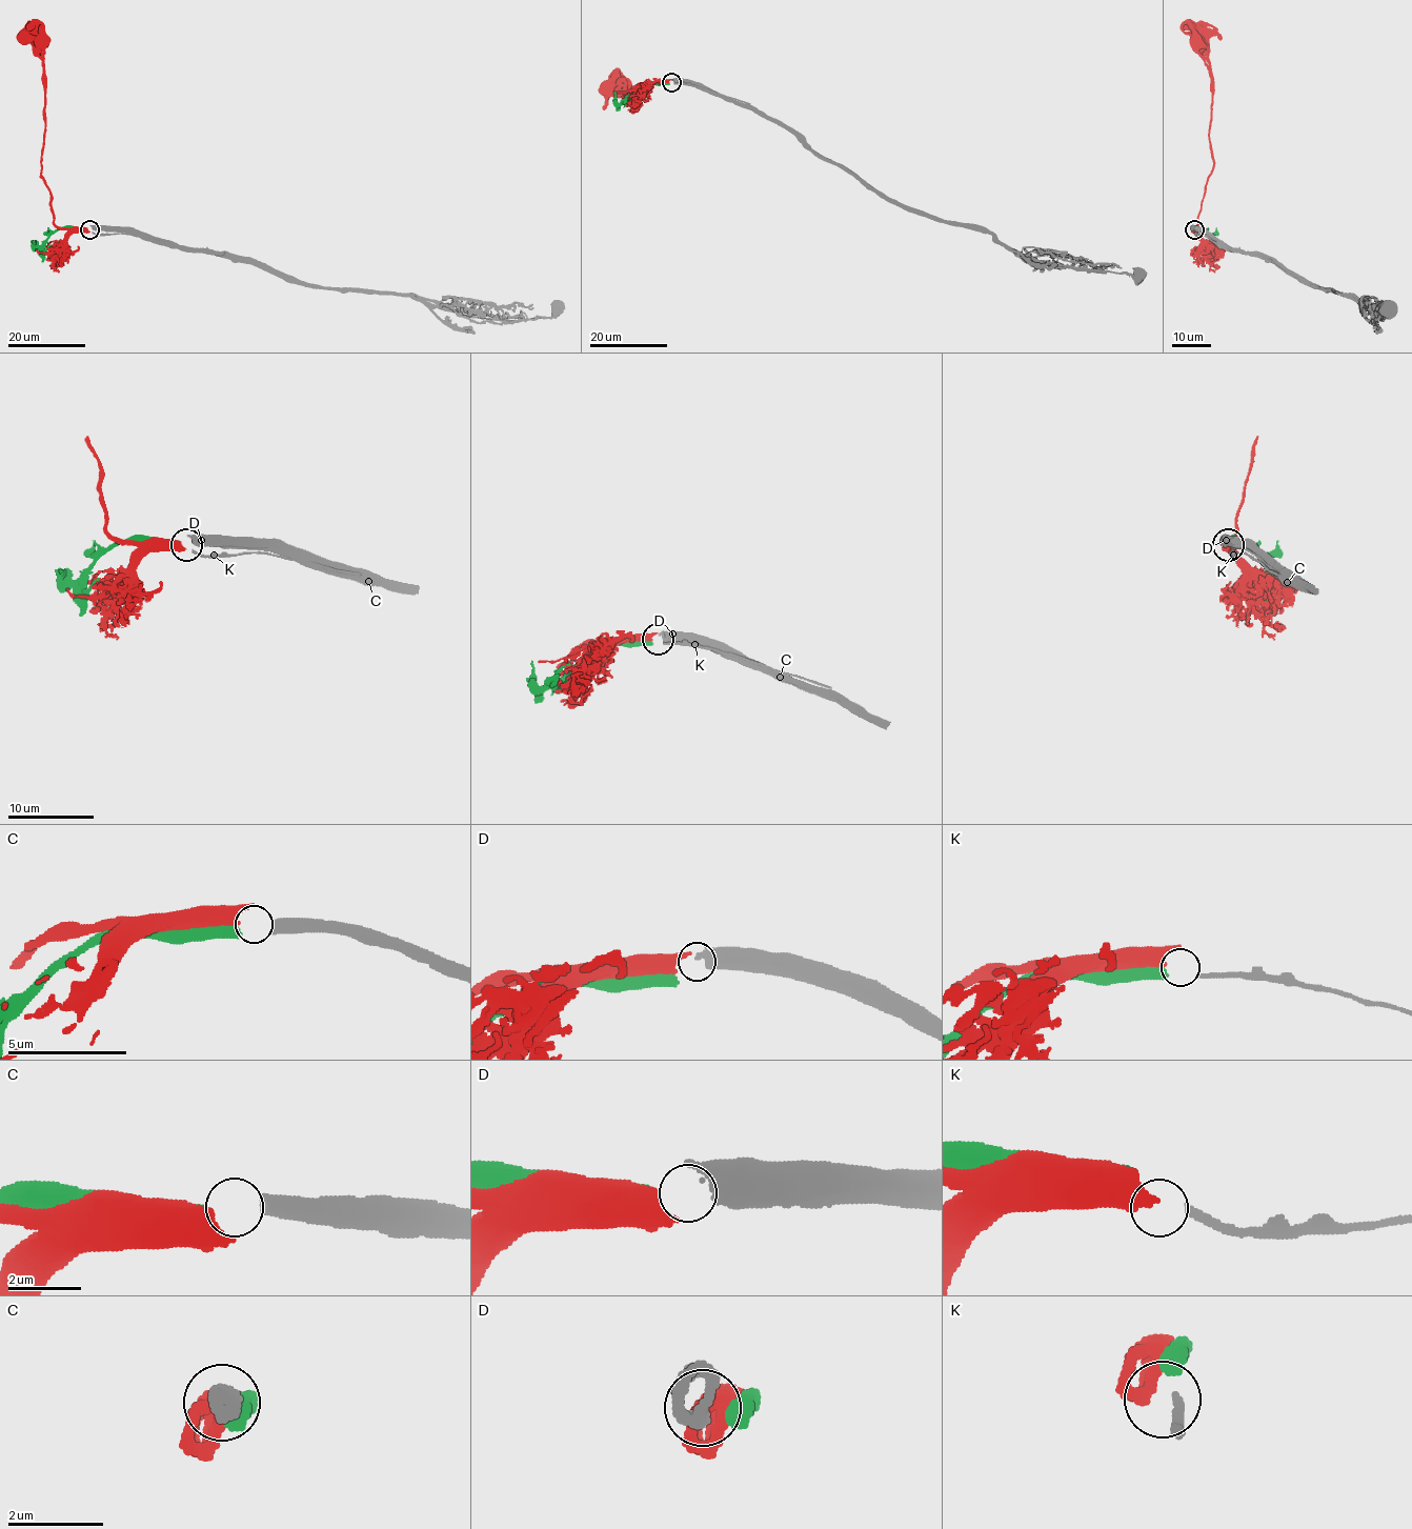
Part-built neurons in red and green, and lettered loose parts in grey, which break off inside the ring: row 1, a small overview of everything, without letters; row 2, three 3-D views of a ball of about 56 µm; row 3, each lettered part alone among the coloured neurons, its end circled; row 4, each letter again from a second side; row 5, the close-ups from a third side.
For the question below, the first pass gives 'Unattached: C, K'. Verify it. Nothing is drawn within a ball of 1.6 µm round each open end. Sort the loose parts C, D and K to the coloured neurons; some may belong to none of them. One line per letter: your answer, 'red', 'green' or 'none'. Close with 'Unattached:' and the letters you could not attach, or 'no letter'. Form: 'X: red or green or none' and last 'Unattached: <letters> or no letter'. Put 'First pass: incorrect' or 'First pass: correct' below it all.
C: green
D: red
K: none
Unattached: K
First pass: incorrect

